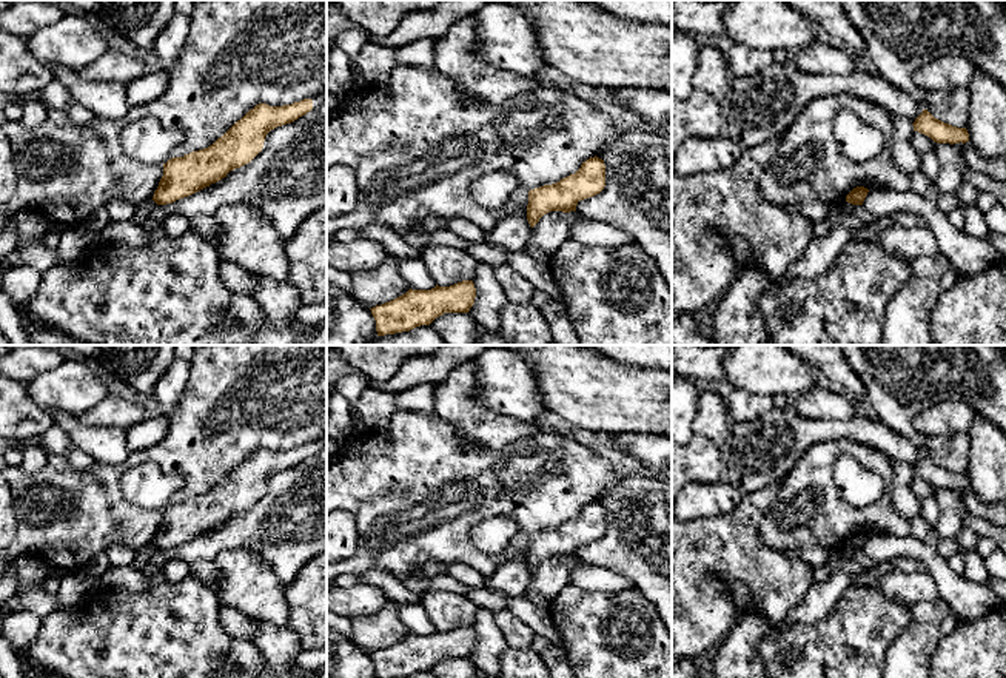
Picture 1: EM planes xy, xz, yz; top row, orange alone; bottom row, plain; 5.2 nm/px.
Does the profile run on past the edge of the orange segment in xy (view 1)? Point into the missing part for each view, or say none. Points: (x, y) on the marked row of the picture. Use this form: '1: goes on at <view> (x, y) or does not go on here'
1: goes on at xy (147, 140)

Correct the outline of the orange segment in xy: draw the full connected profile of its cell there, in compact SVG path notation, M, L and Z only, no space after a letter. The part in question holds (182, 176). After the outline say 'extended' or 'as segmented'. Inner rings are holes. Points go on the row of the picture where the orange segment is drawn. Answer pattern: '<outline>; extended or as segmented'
M313 96L291 105L270 106L259 103L237 120L208 148L176 157L182 143L180 129L153 117L128 123L122 131L125 154L140 163L163 165L163 176L154 191L157 205L188 197L226 177L236 168L250 163L263 148L267 134L291 123L327 103L325 96Z; extended

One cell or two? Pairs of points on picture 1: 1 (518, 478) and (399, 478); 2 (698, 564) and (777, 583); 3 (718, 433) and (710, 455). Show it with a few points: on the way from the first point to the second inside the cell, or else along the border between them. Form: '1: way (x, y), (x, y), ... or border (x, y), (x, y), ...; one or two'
1: way (489, 478), (429, 478); one
2: way (718, 564), (757, 566); one
3: border (695, 432), (707, 436), (724, 450); two

